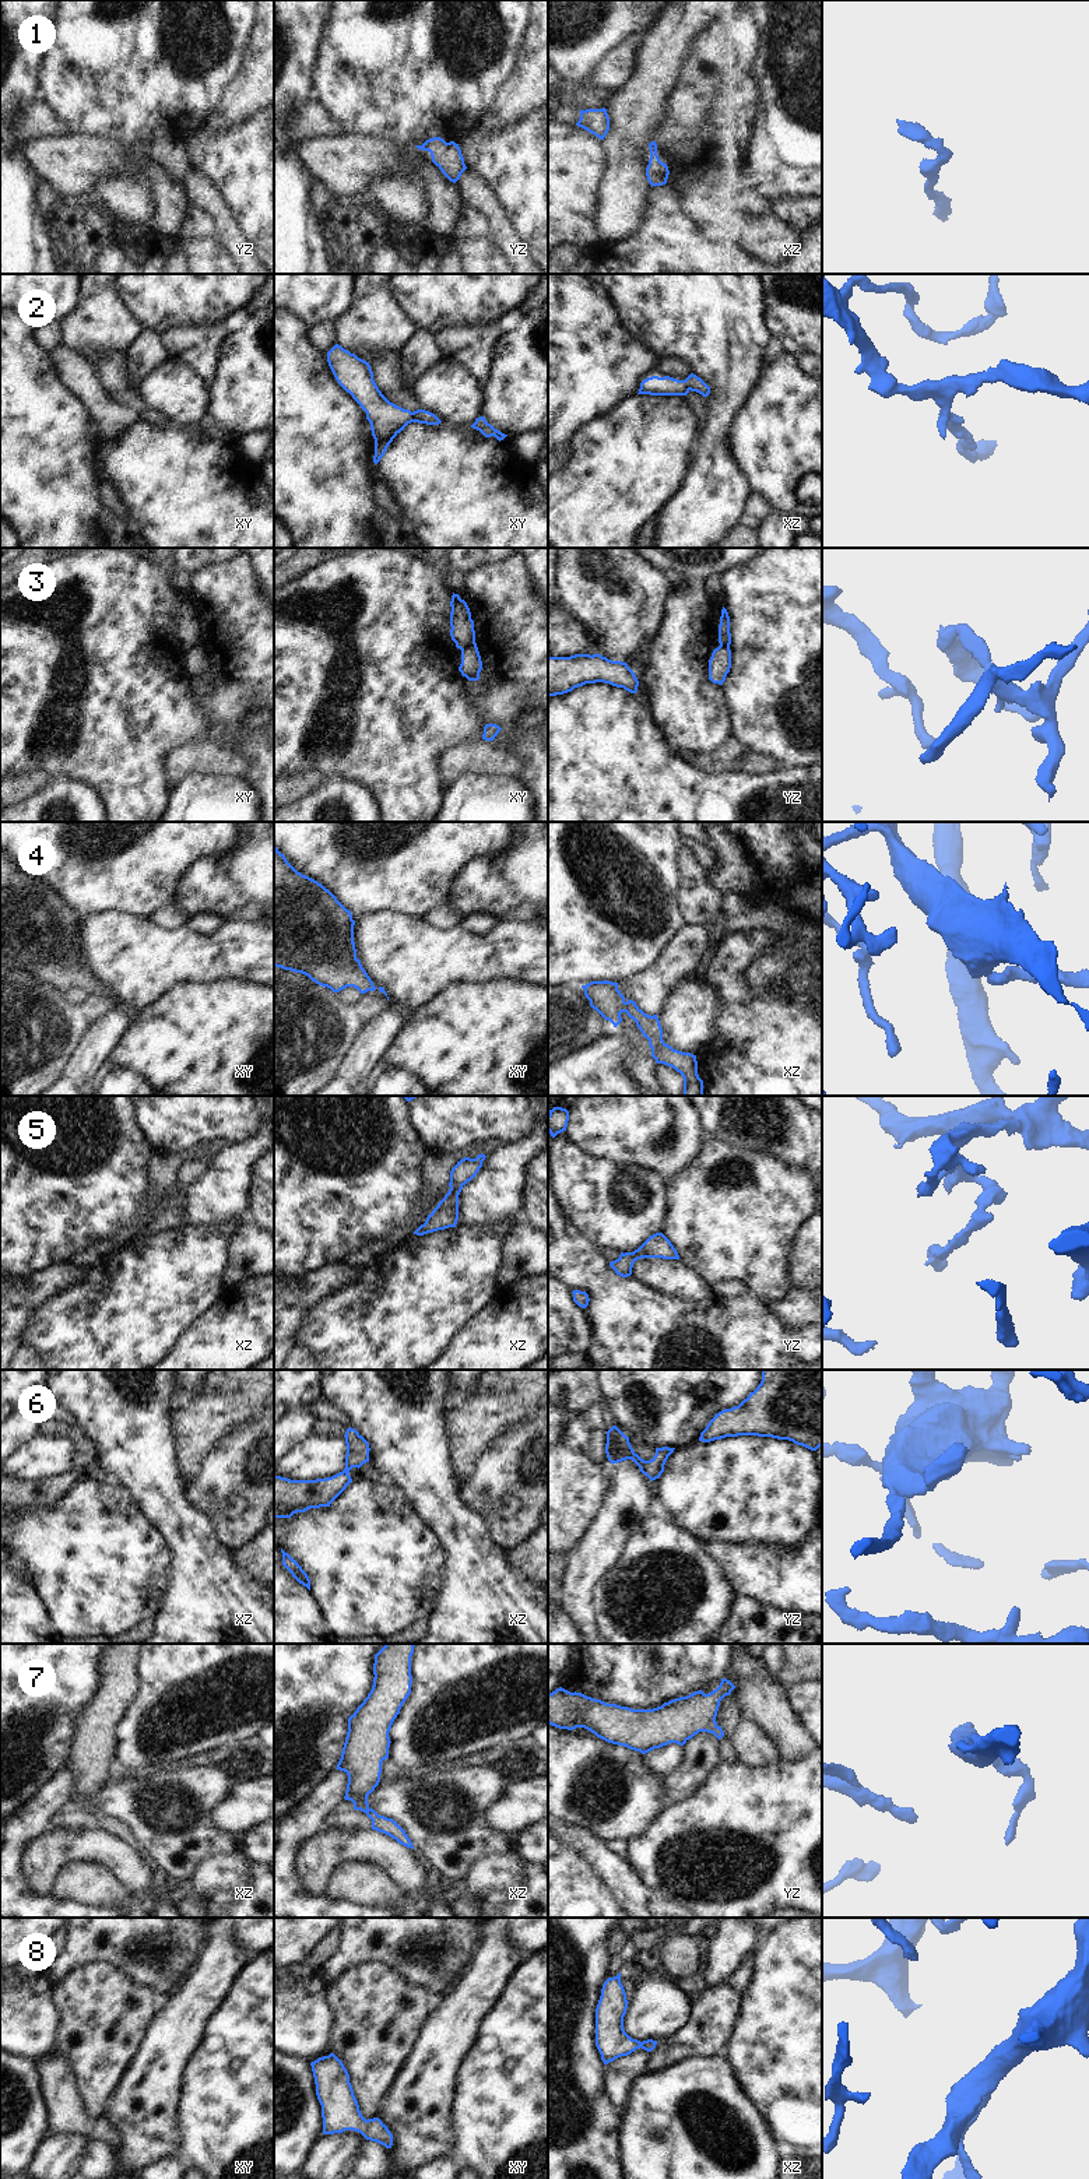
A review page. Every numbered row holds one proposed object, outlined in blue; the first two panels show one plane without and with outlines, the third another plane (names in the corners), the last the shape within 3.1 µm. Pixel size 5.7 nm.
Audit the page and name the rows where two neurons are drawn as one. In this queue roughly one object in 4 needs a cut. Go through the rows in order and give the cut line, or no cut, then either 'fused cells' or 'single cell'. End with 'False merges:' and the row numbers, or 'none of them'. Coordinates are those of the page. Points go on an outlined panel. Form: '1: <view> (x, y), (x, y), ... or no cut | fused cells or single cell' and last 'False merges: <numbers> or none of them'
1: no cut | single cell
2: no cut | single cell
3: xy (474, 642), (462, 652) | fused cells
4: no cut | single cell
5: no cut | single cell
6: no cut | single cell
7: no cut | single cell
8: no cut | single cell
False merges: 3

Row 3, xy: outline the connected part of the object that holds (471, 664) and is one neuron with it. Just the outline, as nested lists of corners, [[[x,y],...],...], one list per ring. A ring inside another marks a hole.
[[[474,643],[461,651],[461,664],[459,667],[459,671],[468,681],[478,681],[481,669],[482,669],[481,656],[477,643]]]

